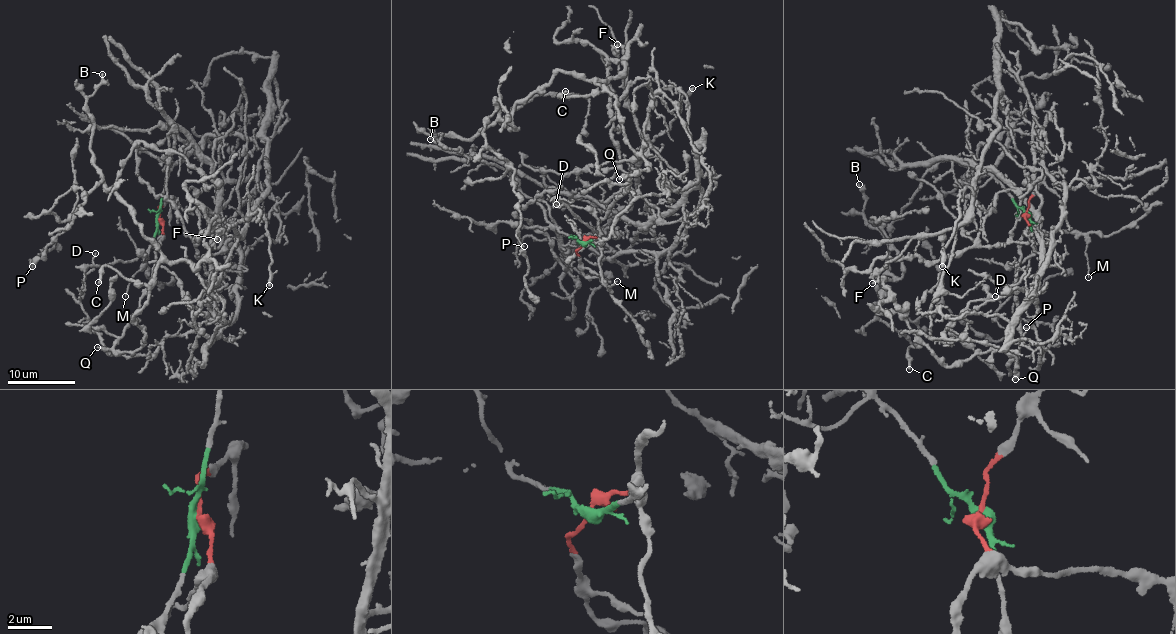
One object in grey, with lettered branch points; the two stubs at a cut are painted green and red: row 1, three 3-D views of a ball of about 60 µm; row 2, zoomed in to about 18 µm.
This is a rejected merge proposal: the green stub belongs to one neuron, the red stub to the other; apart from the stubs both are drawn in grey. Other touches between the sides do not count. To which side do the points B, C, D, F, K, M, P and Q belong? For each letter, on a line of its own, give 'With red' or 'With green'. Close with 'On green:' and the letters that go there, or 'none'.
B: With red
C: With red
D: With green
F: With green
K: With green
M: With red
P: With red
Q: With red
On green: D, F, K

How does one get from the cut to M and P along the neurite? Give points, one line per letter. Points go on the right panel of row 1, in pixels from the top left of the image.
M: (1026, 212), (1025, 220), (1035, 228), (1083, 235), (1088, 277)
P: (1026, 212), (1015, 373), (1000, 350), (939, 363), (876, 305), (887, 274), (914, 321), (1026, 326)

